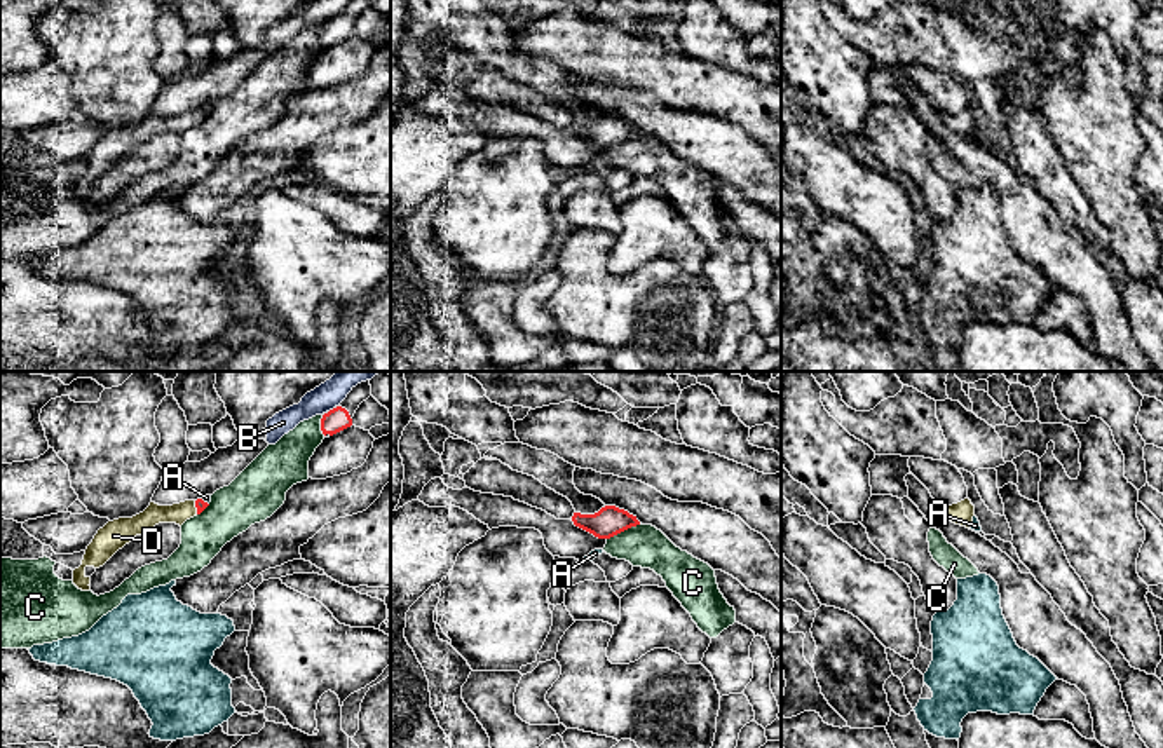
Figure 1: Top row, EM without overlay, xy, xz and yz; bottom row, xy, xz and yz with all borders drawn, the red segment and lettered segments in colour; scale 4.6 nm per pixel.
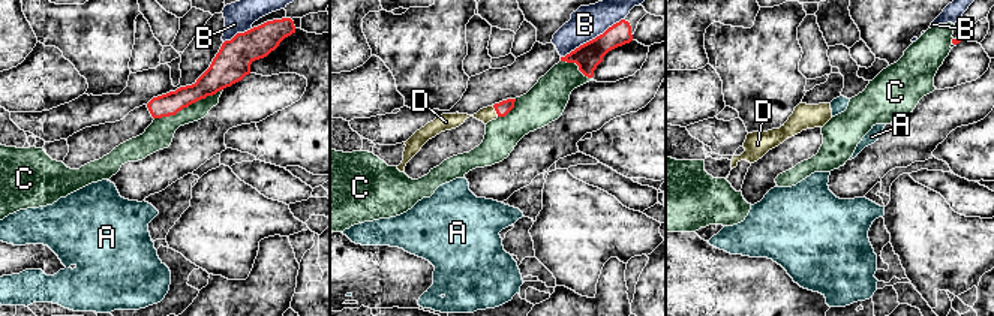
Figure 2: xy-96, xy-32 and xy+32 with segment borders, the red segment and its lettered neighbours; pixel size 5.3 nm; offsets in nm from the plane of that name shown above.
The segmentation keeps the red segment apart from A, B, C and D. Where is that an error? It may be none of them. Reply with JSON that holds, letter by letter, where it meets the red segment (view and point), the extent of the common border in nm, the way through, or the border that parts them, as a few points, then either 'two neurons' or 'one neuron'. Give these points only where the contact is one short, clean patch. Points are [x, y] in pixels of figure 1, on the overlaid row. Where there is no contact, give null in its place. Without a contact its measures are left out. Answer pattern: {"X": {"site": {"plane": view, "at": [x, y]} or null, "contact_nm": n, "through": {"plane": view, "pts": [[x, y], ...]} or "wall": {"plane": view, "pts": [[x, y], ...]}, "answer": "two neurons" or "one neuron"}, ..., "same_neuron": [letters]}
{"A": {"site": {"plane": "xy", "at": [203, 501]}, "contact_nm": 50, "wall": {"plane": "xy", "pts": [[201, 499], [208, 504]]}, "answer": "two neurons"}, "B": {"site": {"plane": "xy", "at": [330, 410]}, "contact_nm": 40, "wall": {"plane": "xy", "pts": [[333, 407], [328, 412]]}, "answer": "two neurons"}, "C": {"site": {"plane": "xz", "at": [623, 530]}, "contact_nm": 180, "answer": "two neurons"}, "D": {"site": {"plane": "xy", "at": [196, 506]}, "contact_nm": 70, "through": {"plane": "xy", "pts": [[199, 503], [196, 506], [178, 513]]}, "answer": "one neuron"}, "same_neuron": ["D"]}

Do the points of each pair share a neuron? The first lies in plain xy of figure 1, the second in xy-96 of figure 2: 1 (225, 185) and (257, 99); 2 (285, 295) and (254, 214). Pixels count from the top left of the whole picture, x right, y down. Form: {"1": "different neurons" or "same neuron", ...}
{"1": "same neuron", "2": "same neuron"}

